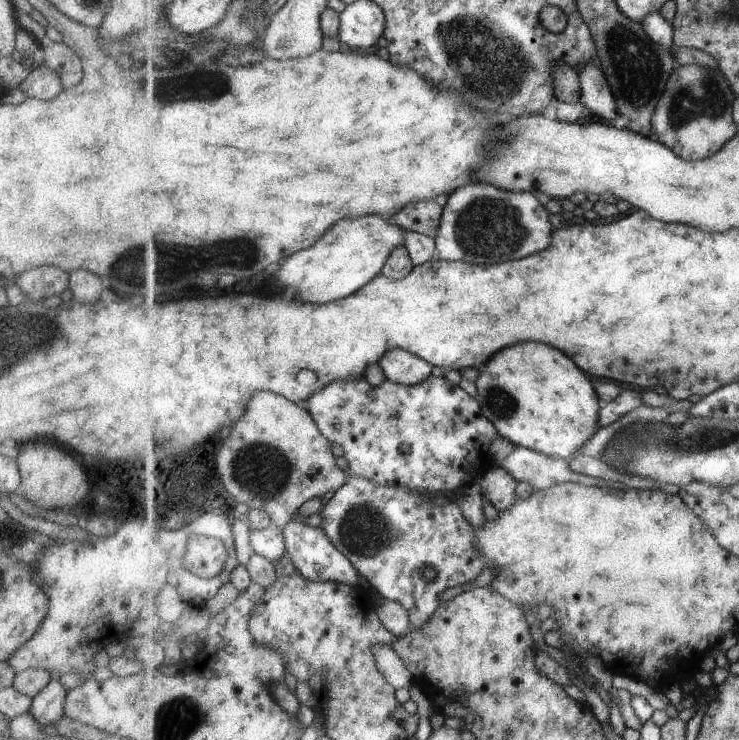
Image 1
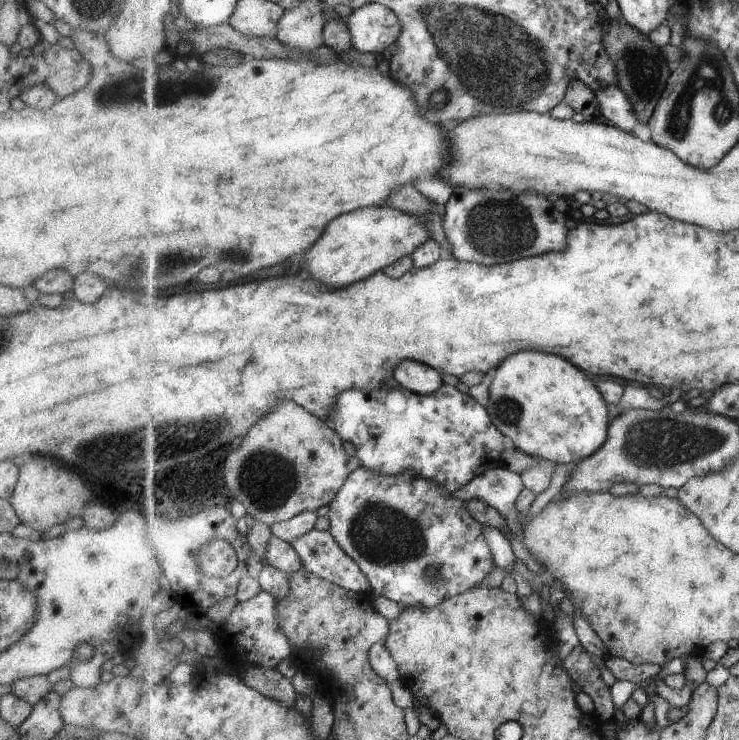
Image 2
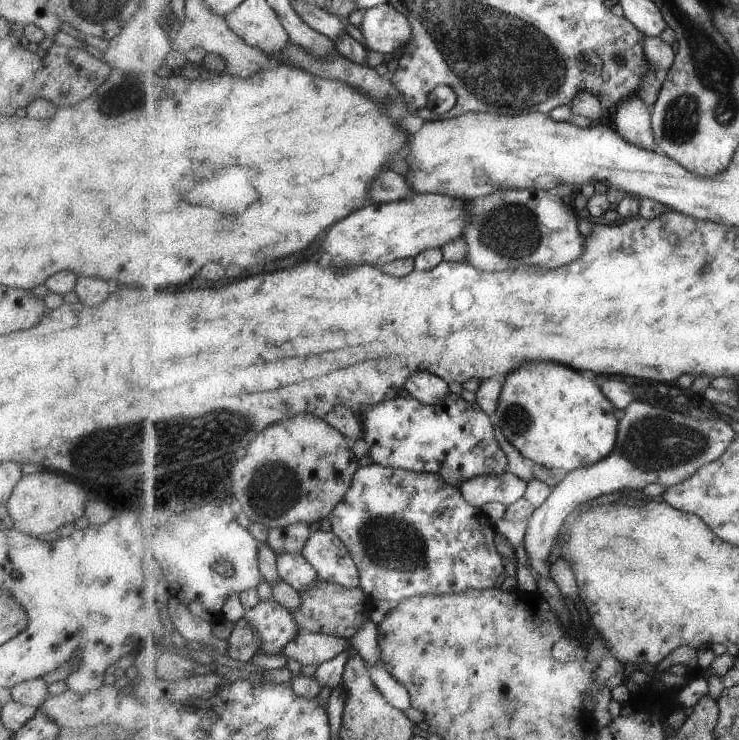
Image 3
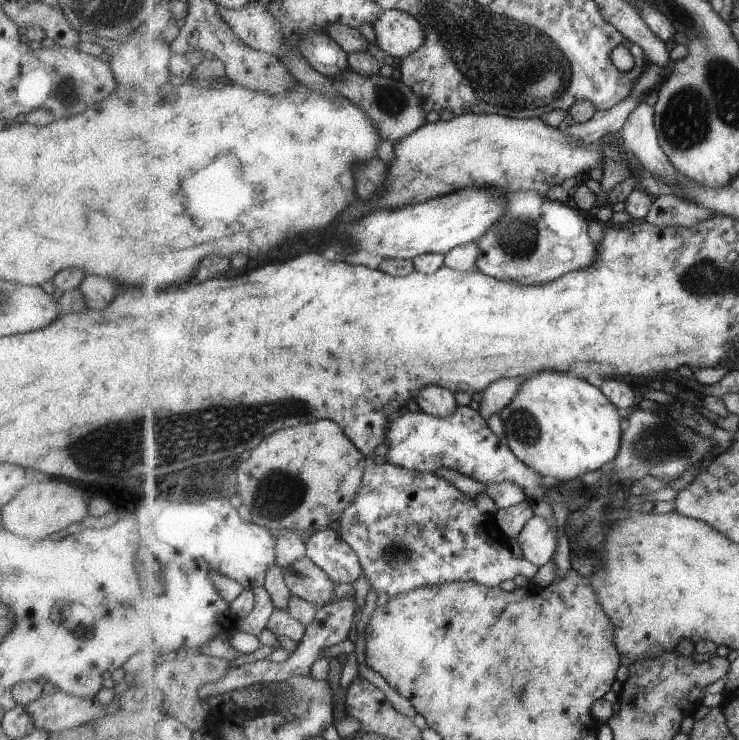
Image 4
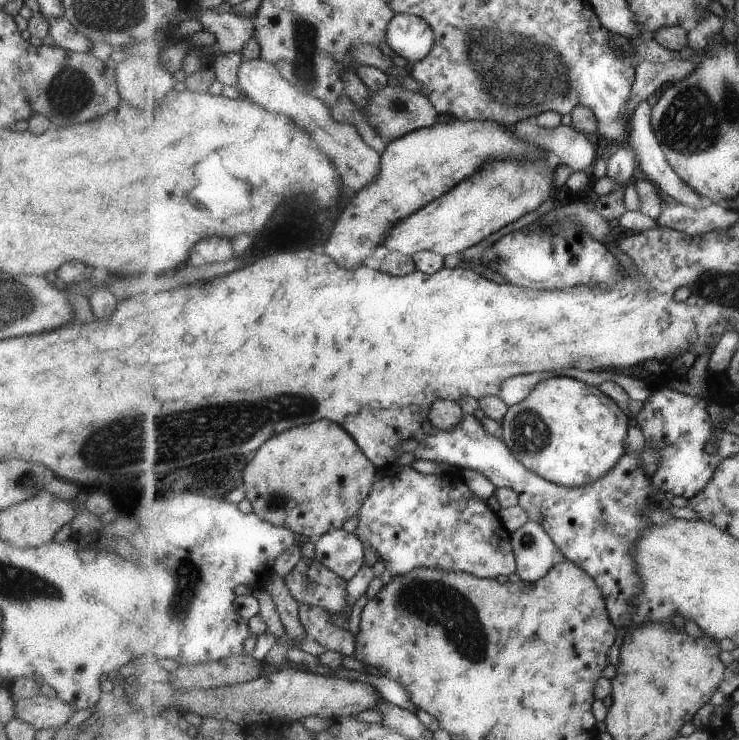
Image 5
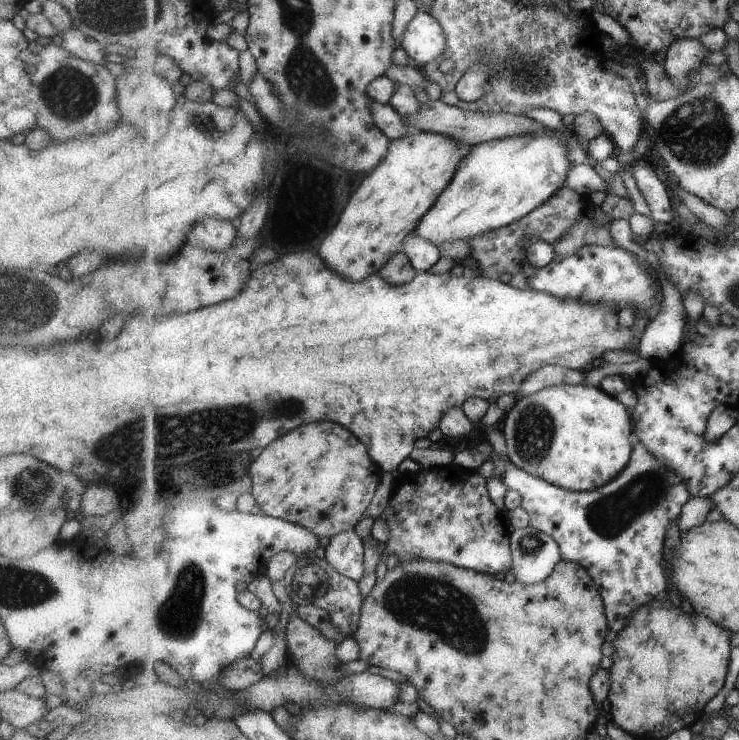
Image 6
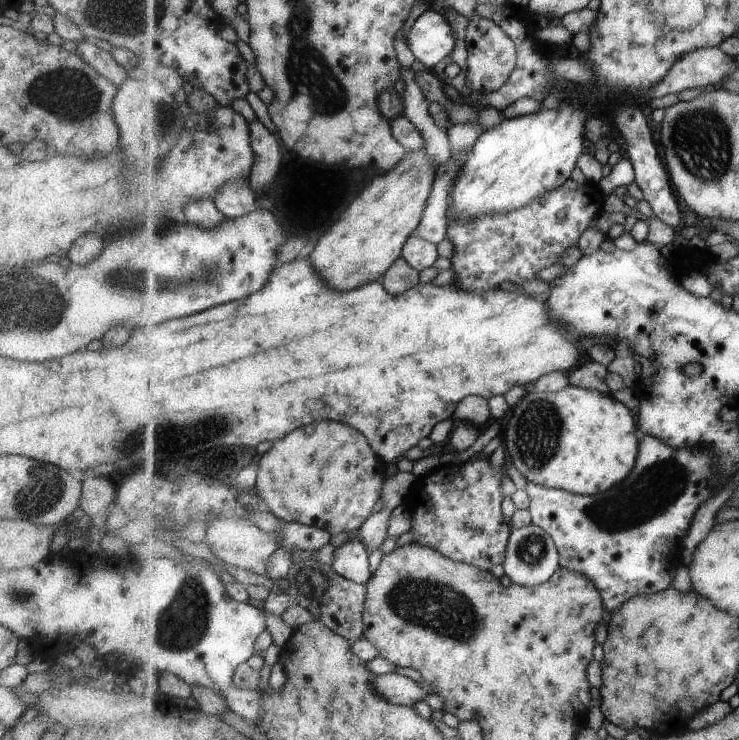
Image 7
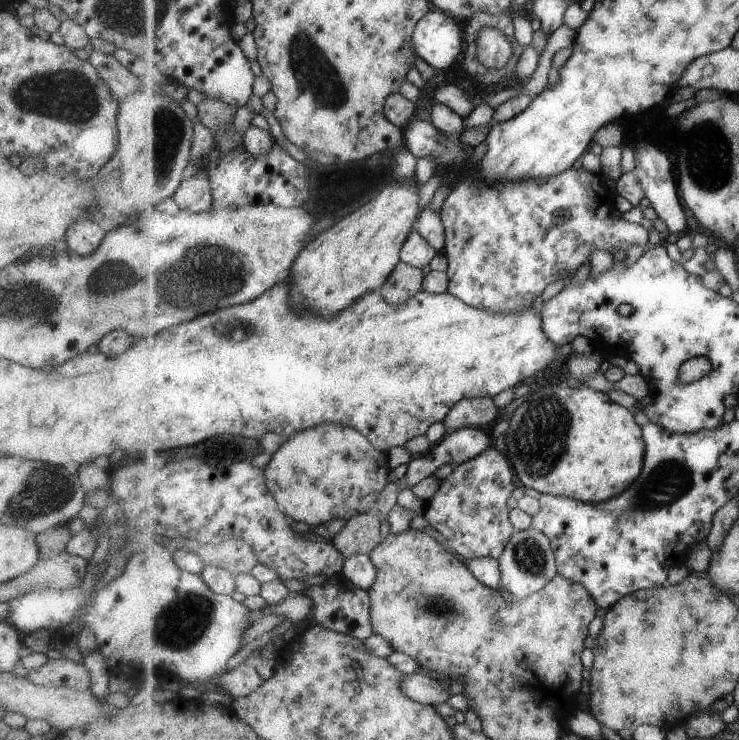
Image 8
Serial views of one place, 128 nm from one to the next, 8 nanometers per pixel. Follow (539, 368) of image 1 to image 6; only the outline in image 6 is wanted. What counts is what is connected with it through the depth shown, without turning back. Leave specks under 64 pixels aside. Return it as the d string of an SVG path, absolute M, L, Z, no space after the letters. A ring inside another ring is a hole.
M561 384L519 398L519 402L516 400L513 408L508 410L503 422L501 432L513 464L537 478L572 491L595 490L615 480L629 464L635 447L629 440L631 433L635 432L632 414L616 397L591 385Z

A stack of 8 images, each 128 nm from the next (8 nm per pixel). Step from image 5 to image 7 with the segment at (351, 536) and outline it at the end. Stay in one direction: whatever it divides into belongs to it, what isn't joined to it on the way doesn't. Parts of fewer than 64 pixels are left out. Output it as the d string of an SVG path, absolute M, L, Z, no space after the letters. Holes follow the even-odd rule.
M351 538L335 550L335 562L332 567L346 579L366 584L373 575L369 568L369 553L362 540Z

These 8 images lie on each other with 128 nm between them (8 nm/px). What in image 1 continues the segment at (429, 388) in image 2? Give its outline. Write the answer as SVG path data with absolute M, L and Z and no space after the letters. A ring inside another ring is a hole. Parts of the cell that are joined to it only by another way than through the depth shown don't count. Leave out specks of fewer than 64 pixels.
M391 348L379 362L387 379L407 386L421 384L433 372L433 365L428 360L401 348Z

